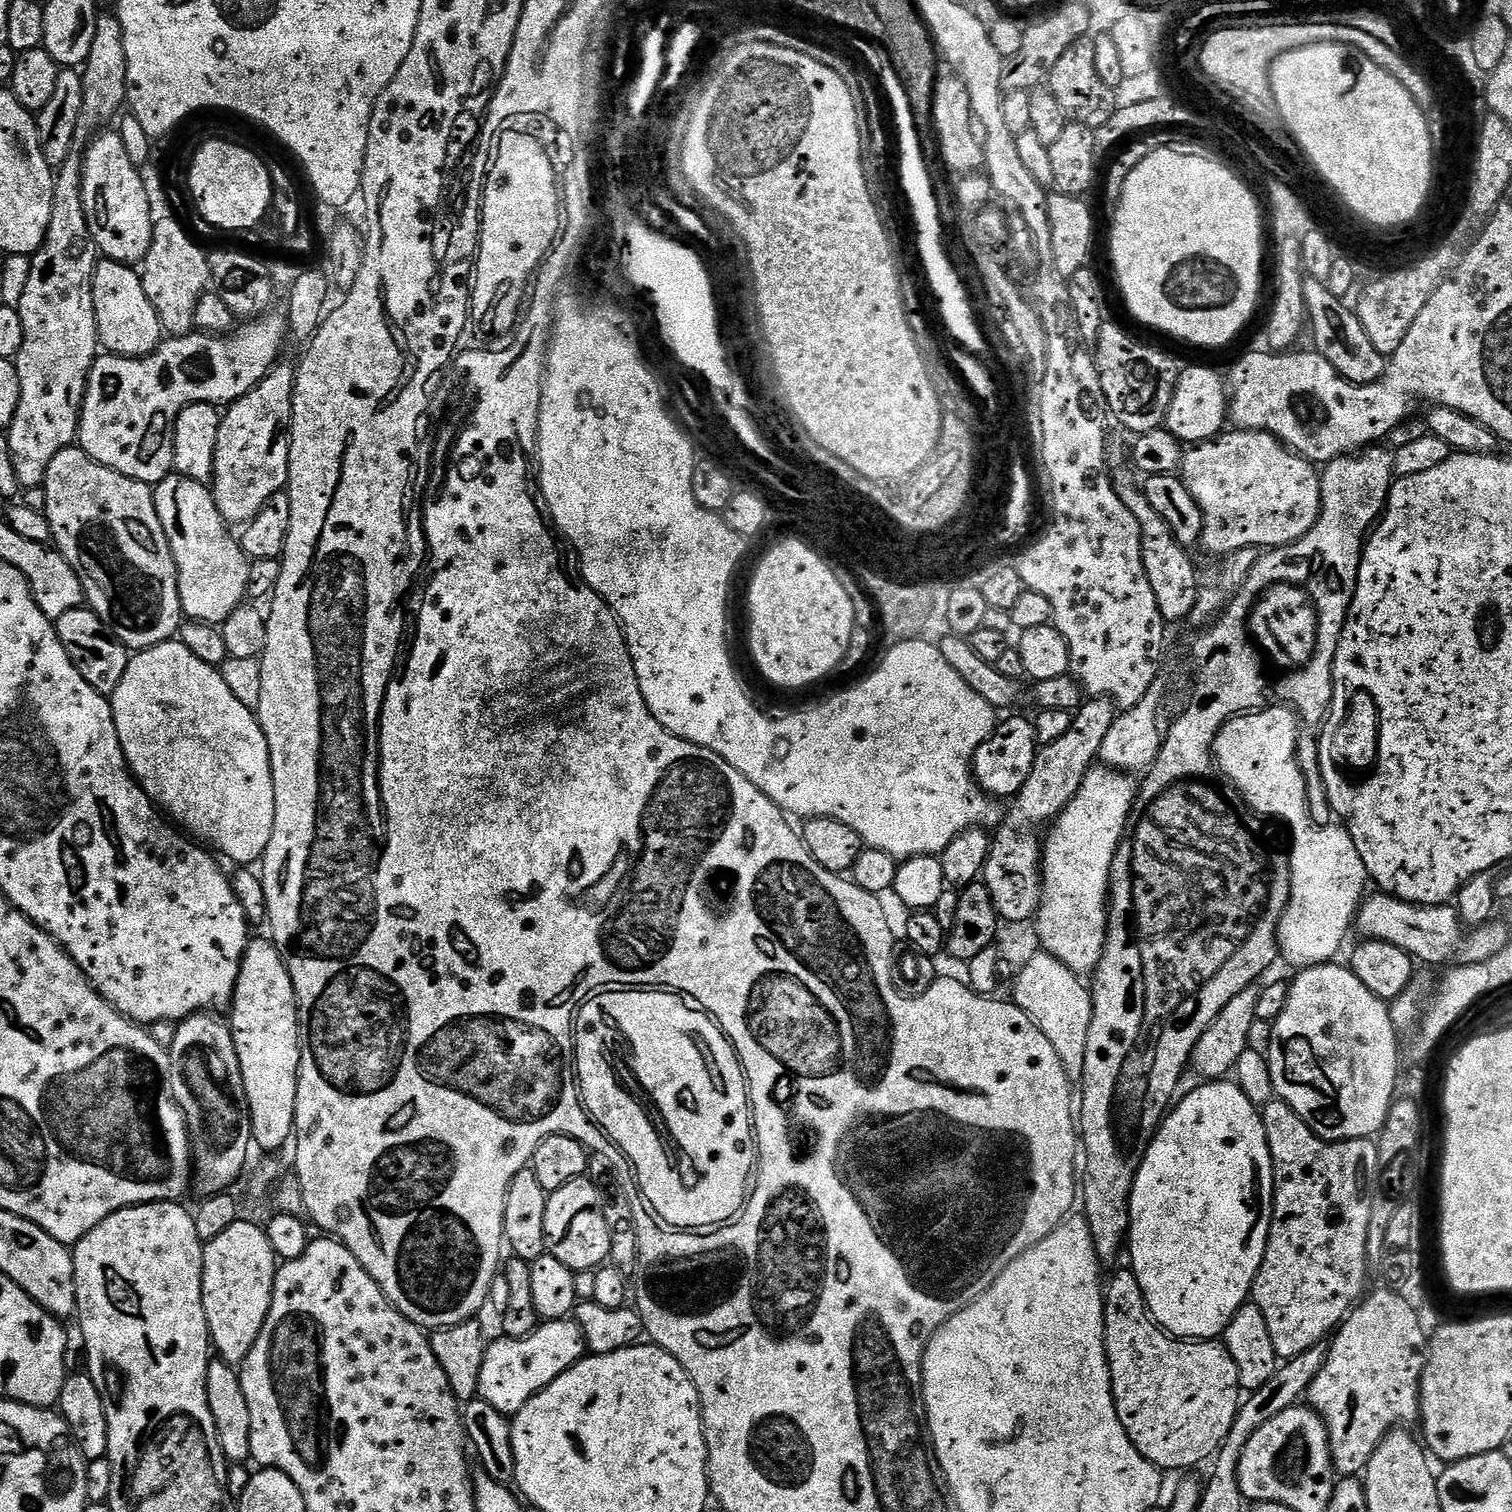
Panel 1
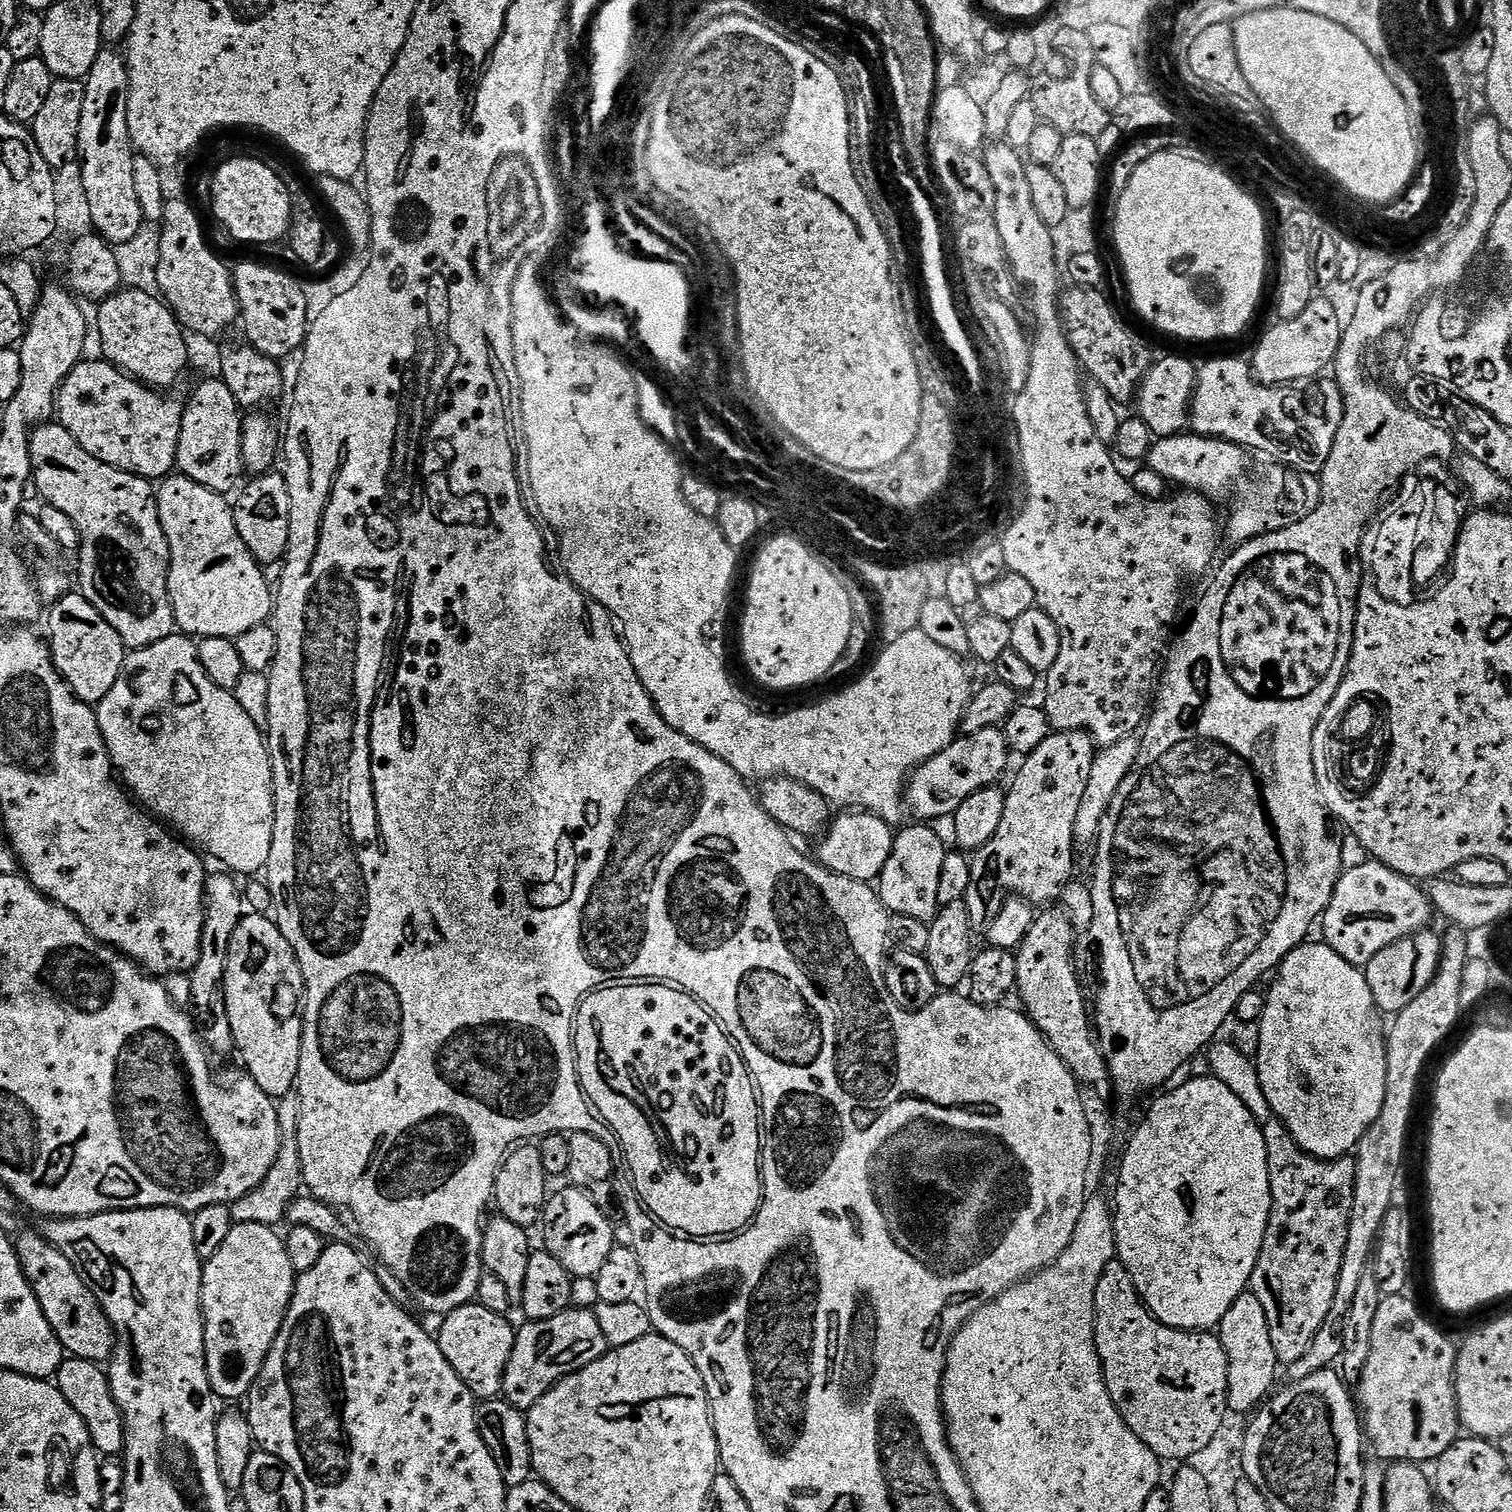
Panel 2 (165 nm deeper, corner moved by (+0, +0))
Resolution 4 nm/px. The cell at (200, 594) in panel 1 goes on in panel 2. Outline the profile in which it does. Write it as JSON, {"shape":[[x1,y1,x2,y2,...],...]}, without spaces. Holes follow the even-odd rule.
{"shape":[[172,474,167,478,161,479,159,481,158,487,156,488,156,505,158,506,158,518,162,522,162,530,166,534,166,538,168,539,168,549,170,550,170,558,172,559,170,563,168,563,168,600,172,603,172,613,174,614,174,618,176,619,176,628,179,629,181,633,187,634,192,638,203,638,206,636,217,636,218,638,226,638,227,640,233,639,235,637,241,636,242,634,246,634,246,630,254,630,254,626,258,626,259,624,269,623,270,617,274,612,274,592,270,587,268,589,268,580,264,577,265,569,261,567,261,565,257,564,255,558,250,554,250,550,246,546,246,542,242,542,240,540,240,535,238,534,238,530,236,529,236,514,231,503,228,504,223,495,221,493,215,492,211,488,207,488,204,485,200,485,196,481,192,481,190,477,184,476,181,474]]}

